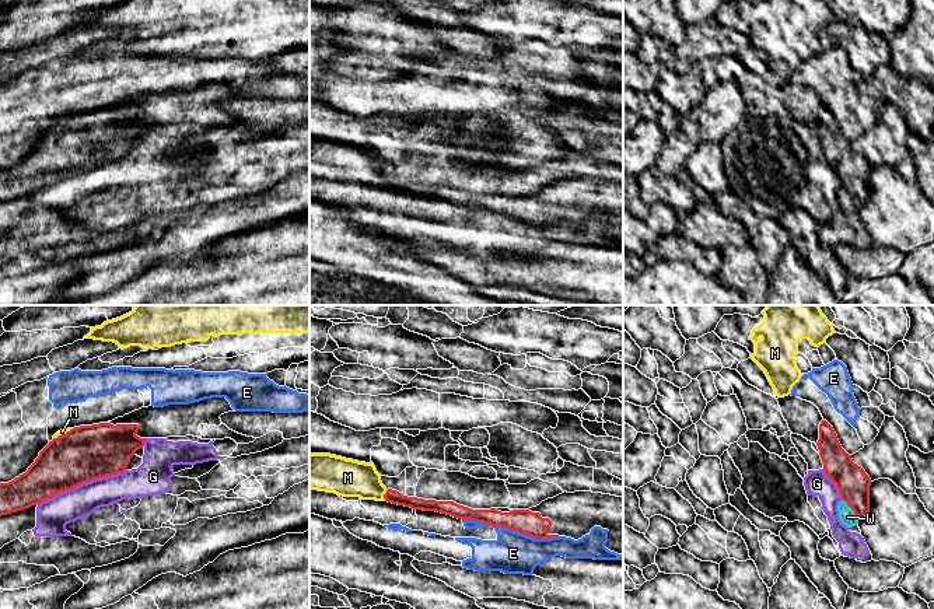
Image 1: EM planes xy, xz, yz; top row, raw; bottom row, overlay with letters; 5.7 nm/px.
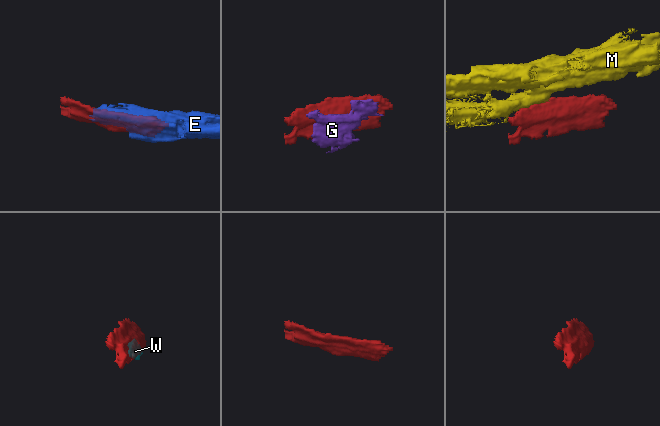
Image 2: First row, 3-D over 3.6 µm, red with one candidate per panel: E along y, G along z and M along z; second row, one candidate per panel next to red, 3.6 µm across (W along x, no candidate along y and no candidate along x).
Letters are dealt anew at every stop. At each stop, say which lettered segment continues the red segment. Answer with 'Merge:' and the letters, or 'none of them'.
Merge: none of them

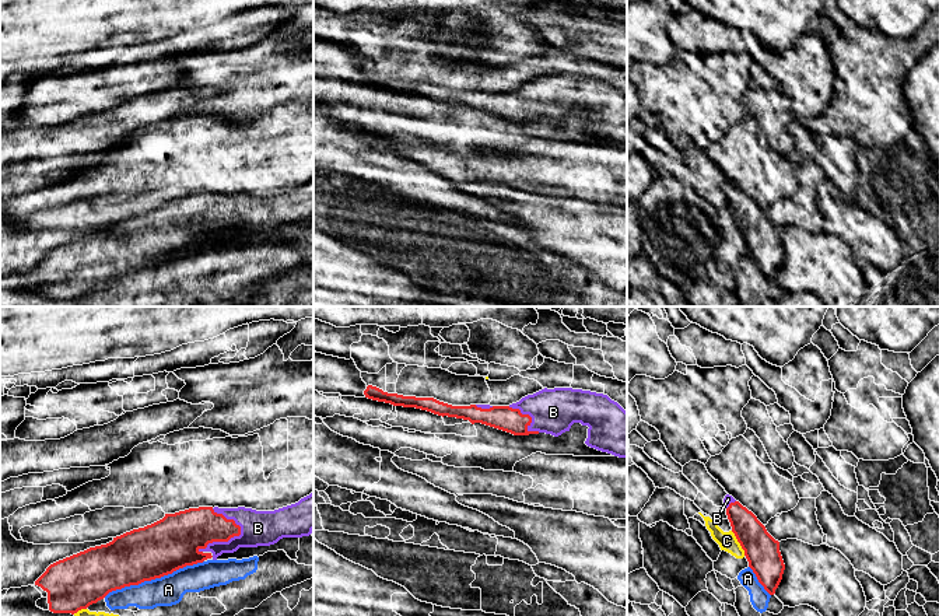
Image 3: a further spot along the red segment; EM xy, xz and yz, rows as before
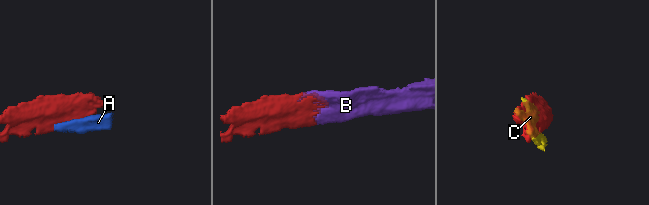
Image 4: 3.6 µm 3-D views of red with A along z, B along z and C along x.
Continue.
Merge: B

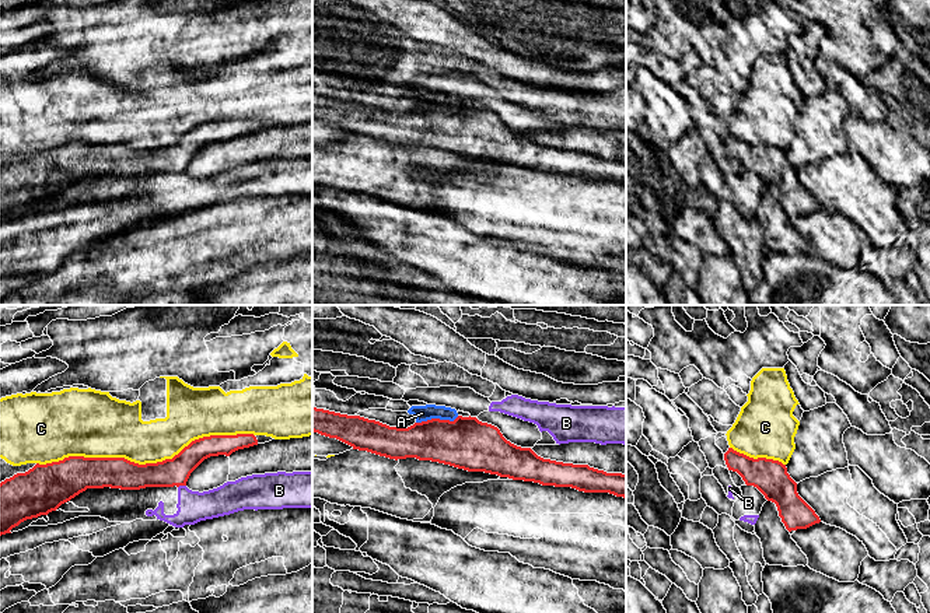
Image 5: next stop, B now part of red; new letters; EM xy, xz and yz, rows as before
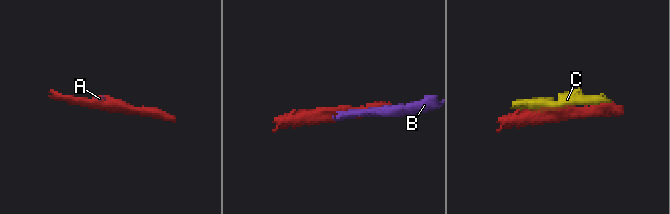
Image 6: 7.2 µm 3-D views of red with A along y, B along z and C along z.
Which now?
Merge: none of them

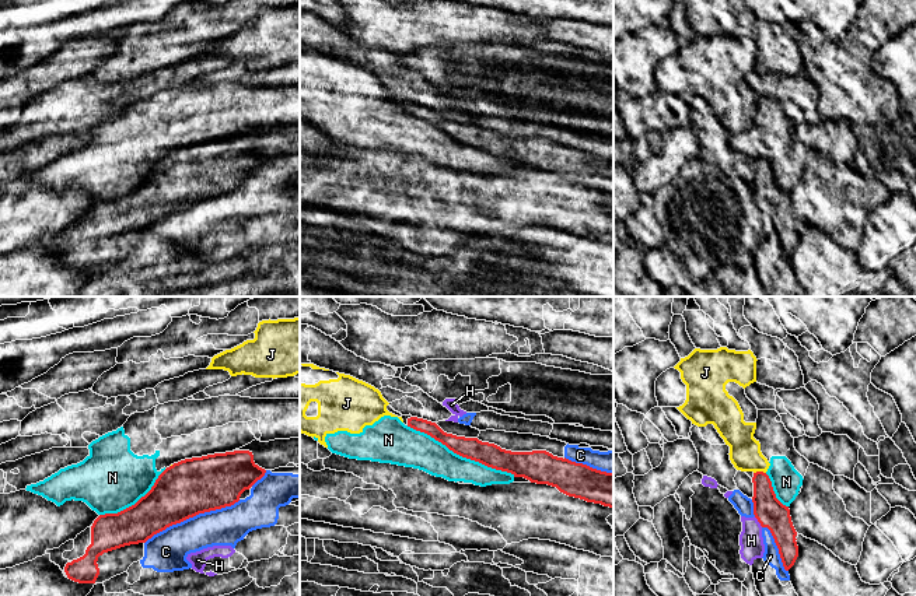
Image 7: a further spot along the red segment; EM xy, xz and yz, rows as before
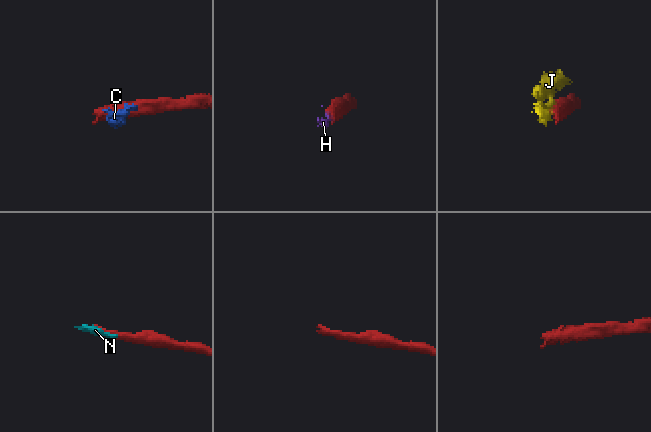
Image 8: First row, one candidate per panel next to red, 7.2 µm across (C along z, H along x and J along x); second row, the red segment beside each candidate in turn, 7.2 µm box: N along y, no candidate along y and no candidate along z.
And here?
Merge: none of them

